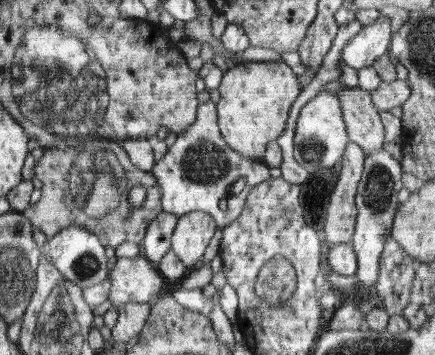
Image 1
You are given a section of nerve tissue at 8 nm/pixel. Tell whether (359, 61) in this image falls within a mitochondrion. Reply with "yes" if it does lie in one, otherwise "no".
no

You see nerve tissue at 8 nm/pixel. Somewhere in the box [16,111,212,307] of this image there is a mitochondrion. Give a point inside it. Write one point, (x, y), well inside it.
(93, 177)

